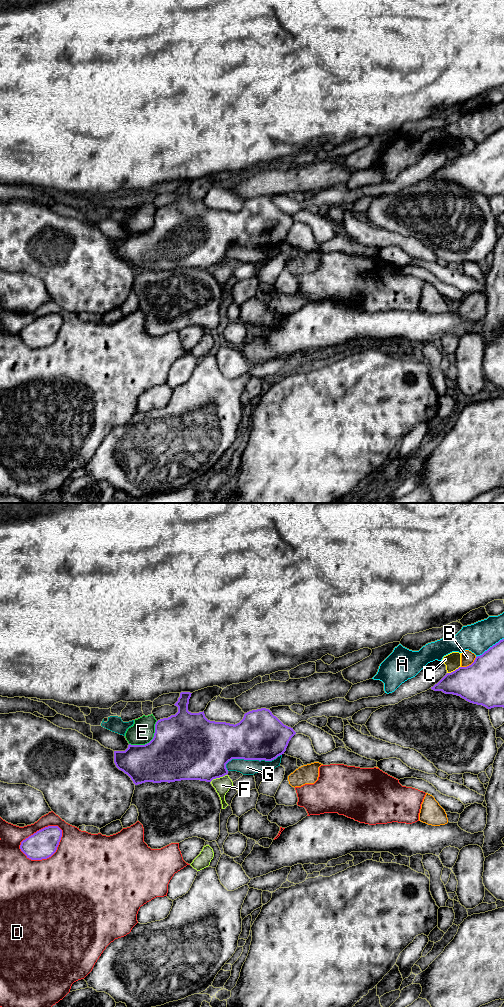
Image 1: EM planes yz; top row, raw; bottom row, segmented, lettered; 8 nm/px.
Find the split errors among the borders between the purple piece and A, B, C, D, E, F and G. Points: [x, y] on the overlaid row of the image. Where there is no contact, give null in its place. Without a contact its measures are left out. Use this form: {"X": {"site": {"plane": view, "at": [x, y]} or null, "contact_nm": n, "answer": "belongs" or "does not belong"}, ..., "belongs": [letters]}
{"A": {"site": {"plane": "yz", "at": [490, 647]}, "contact_nm": 280, "answer": "does not belong"}, "B": {"site": {"plane": "yz", "at": [469, 665]}, "contact_nm": 150, "answer": "does not belong"}, "C": {"site": {"plane": "yz", "at": [453, 671]}, "contact_nm": 130, "answer": "does not belong"}, "D": {"site": {"plane": "yz", "at": [39, 830]}, "contact_nm": 380, "answer": "does not belong"}, "E": {"site": {"plane": "yz", "at": [150, 741]}, "contact_nm": 300, "answer": "does not belong"}, "F": {"site": {"plane": "yz", "at": [218, 777]}, "contact_nm": 150, "answer": "does not belong"}, "G": {"site": {"plane": "yz", "at": [252, 759]}, "contact_nm": 460, "answer": "does not belong"}, "belongs": []}

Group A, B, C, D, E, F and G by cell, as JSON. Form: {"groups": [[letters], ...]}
{"groups": [["A"], ["B"], ["C"], ["D"], ["E"], ["F"], ["G"]]}

